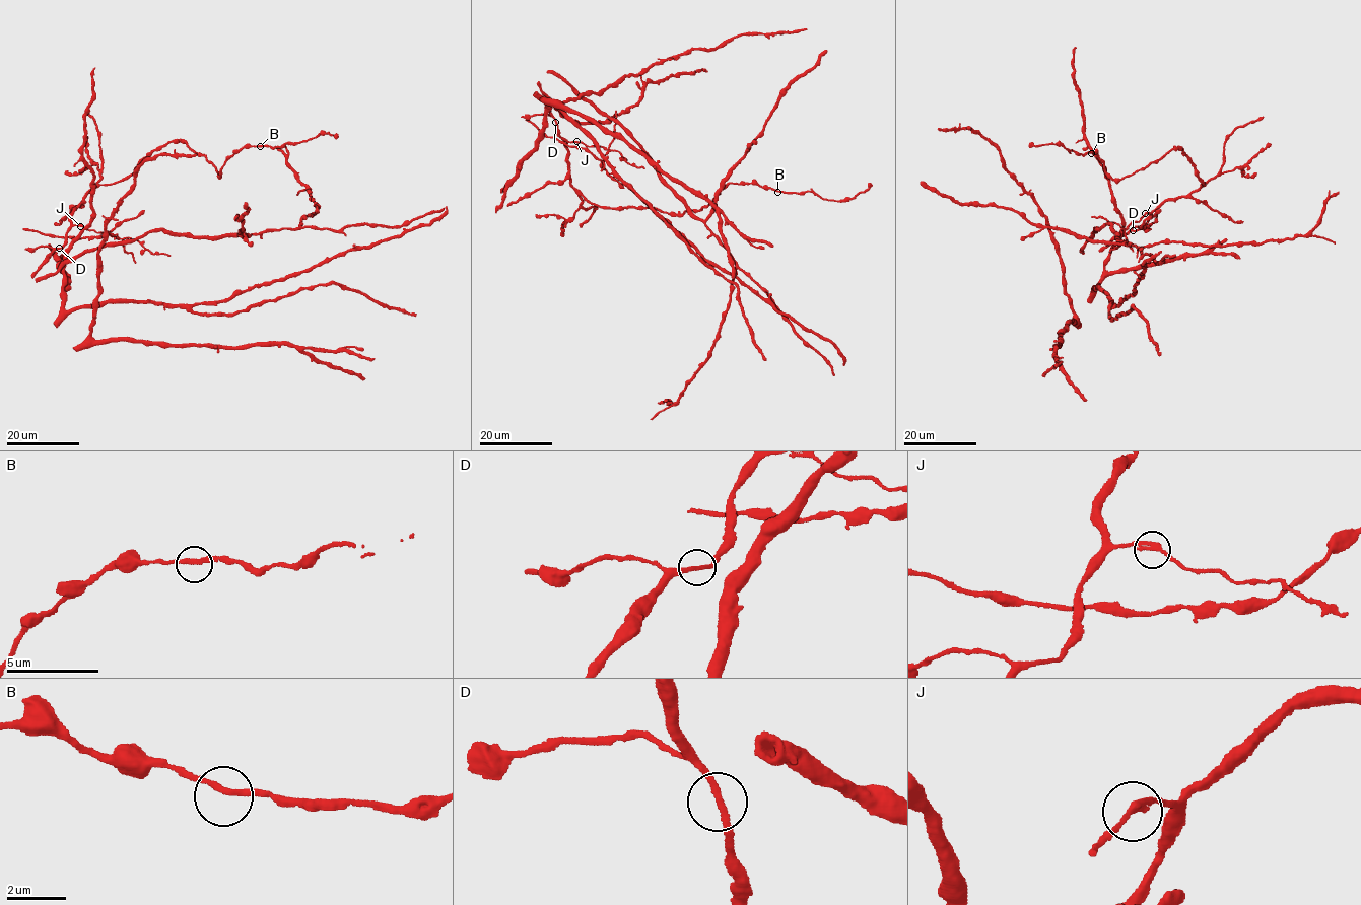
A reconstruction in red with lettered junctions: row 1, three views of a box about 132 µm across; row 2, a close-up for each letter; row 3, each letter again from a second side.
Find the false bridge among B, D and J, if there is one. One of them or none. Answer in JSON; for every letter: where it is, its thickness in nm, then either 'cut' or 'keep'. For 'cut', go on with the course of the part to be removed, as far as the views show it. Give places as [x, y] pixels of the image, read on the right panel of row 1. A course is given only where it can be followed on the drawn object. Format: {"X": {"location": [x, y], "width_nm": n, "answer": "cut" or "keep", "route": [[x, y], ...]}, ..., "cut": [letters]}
{"B": {"location": [1091, 153], "width_nm": 190, "answer": "keep"}, "D": {"location": [1133, 230], "width_nm": 200, "answer": "keep"}, "J": {"location": [1145, 213], "width_nm": 200, "answer": "cut", "route": [[1145, 214], [1139, 221], [1120, 229], [1119, 242], [1110, 252]]}, "cut": ["J"]}

